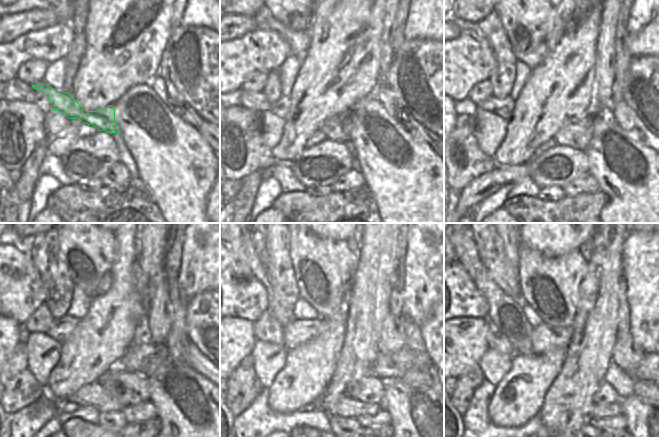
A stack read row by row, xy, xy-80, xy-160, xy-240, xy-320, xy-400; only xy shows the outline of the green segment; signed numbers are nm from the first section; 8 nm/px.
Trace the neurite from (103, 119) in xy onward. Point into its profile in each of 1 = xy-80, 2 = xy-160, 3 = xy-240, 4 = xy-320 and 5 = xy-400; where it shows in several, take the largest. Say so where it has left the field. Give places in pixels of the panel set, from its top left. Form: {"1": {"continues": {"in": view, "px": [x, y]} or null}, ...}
{"1": {"continues": {"in": "xy-80", "px": [338, 127]}}, "2": {"continues": {"in": "xy-160", "px": [576, 135]}}, "3": {"continues": {"in": "xy-240", "px": [148, 358]}}, "4": {"continues": {"in": "xy-320", "px": [413, 355]}}, "5": {"continues": {"in": "xy-400", "px": [647, 370]}}}

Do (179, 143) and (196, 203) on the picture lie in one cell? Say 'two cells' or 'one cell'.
one cell

